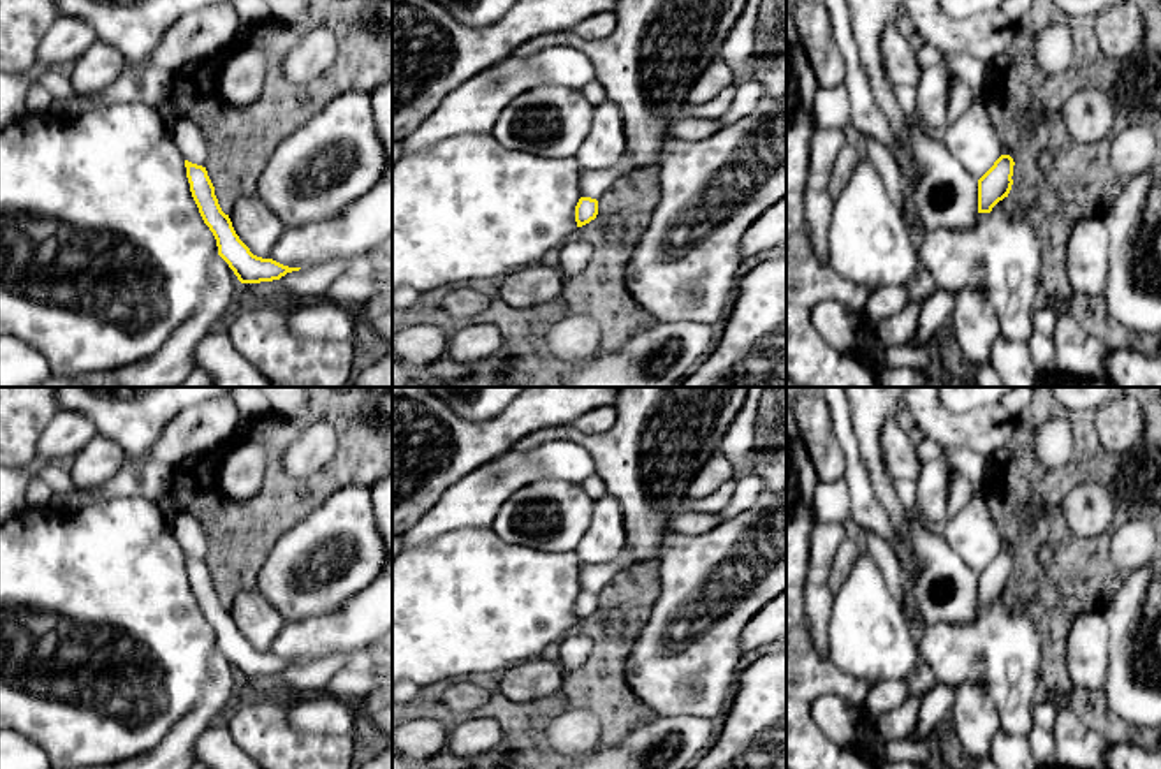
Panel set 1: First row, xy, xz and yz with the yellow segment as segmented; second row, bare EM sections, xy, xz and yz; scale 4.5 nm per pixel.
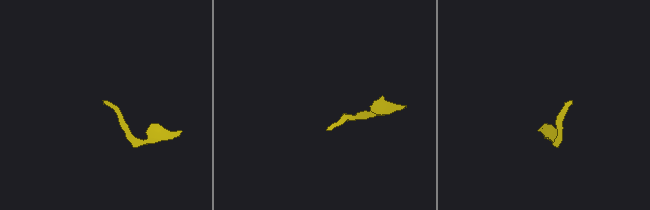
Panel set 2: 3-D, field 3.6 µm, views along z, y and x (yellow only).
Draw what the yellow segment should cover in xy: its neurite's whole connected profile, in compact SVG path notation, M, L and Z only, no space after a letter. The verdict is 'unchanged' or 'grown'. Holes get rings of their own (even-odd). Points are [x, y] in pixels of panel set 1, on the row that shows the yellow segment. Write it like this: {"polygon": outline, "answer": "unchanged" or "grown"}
{"polygon": "M185 160L185 167L192 197L204 223L216 239L218 255L229 264L241 283L273 282L280 280L287 273L301 269L253 255L236 234L229 215L222 211L206 167L188 160Z", "answer": "unchanged"}

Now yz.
{"polygon": "M1001 155L978 179L978 213L990 213L999 201L1008 197L1013 185L1013 165L1010 155Z", "answer": "unchanged"}

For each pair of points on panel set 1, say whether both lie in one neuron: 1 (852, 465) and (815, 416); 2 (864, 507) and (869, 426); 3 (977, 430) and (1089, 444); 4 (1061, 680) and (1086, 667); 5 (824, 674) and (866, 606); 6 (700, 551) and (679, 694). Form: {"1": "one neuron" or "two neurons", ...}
{"1": "two neurons", "2": "two neurons", "3": "two neurons", "4": "two neurons", "5": "two neurons", "6": "one neuron"}

